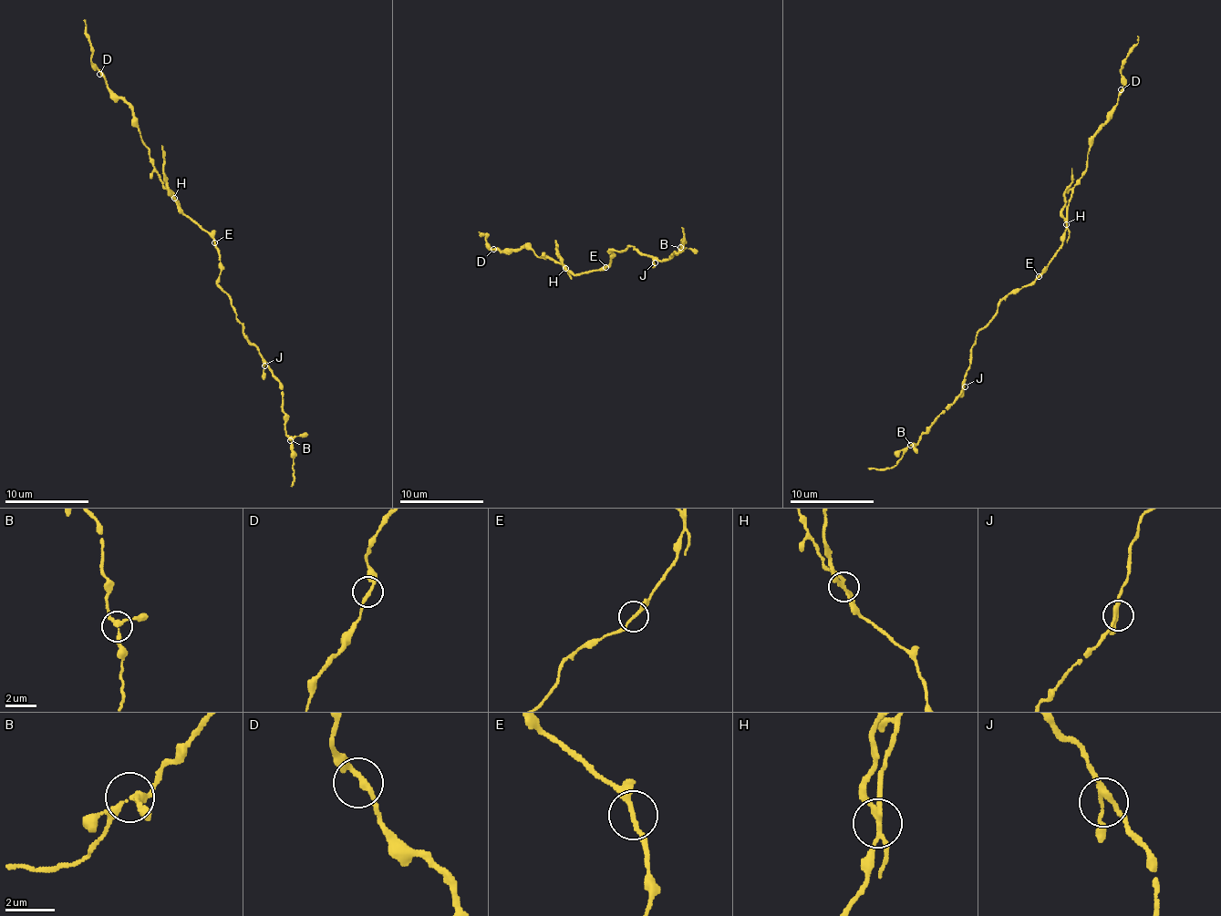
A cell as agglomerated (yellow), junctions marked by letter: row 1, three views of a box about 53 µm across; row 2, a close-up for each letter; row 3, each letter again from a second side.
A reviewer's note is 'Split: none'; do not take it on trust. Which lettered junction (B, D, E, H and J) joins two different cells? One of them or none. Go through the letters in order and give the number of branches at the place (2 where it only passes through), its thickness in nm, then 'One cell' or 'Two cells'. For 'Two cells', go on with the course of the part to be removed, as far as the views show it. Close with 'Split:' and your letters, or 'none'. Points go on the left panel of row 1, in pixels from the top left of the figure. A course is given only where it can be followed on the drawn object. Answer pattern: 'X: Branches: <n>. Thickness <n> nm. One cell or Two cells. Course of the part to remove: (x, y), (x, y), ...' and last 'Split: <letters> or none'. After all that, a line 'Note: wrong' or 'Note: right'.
B: Branches: 4. Thickness 240 nm. One cell
D: Branches: 2. Thickness 190 nm. One cell
E: Branches: 2. Thickness 200 nm. One cell
H: Branches: 4. Thickness 170 nm. Two cells. Course of the part to remove: (173, 198), (165, 181), (161, 144)
J: Branches: 3. Thickness 180 nm. One cell
Split: H
Note: wrong

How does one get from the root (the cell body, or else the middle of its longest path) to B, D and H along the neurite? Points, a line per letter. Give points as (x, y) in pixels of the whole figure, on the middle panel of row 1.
B: (605, 268), (610, 263), (611, 250), (617, 252), (631, 246), (633, 250), (657, 261), (673, 256), (679, 247)
D: (605, 268), (577, 274), (551, 256), (533, 253), (530, 245), (493, 249)
H: (605, 268), (577, 274), (565, 267)

